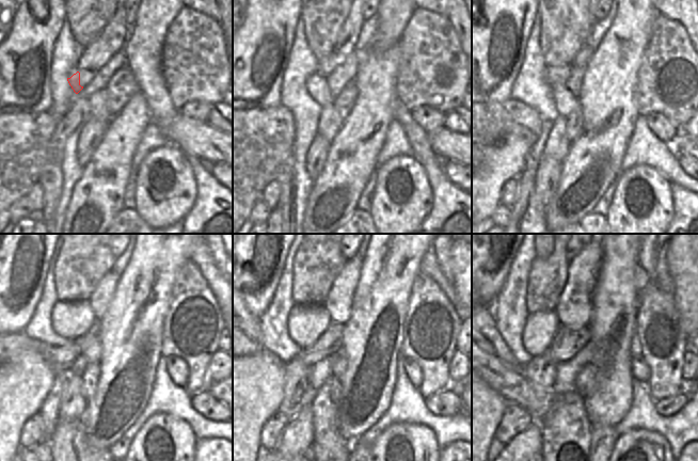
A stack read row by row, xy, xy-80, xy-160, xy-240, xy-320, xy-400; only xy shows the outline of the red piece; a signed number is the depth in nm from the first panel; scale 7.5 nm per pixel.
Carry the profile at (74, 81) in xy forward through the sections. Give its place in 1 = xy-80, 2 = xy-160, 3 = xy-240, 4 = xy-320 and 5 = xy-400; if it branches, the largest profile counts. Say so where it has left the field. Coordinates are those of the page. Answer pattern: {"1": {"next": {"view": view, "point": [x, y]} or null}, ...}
{"1": {"next": {"view": "xy-80", "point": [316, 84]}}, "2": {"next": {"view": "xy-160", "point": [566, 101]}}, "3": {"next": {"view": "xy-240", "point": [90, 348]}}, "4": {"next": {"view": "xy-320", "point": [337, 362]}}, "5": {"next": {"view": "xy-400", "point": [585, 381]}}}

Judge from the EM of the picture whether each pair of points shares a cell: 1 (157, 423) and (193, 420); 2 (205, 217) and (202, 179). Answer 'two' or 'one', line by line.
1: two
2: one

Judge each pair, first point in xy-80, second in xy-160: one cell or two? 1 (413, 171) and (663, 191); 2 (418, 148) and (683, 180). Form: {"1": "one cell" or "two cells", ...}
{"1": "one cell", "2": "two cells"}

